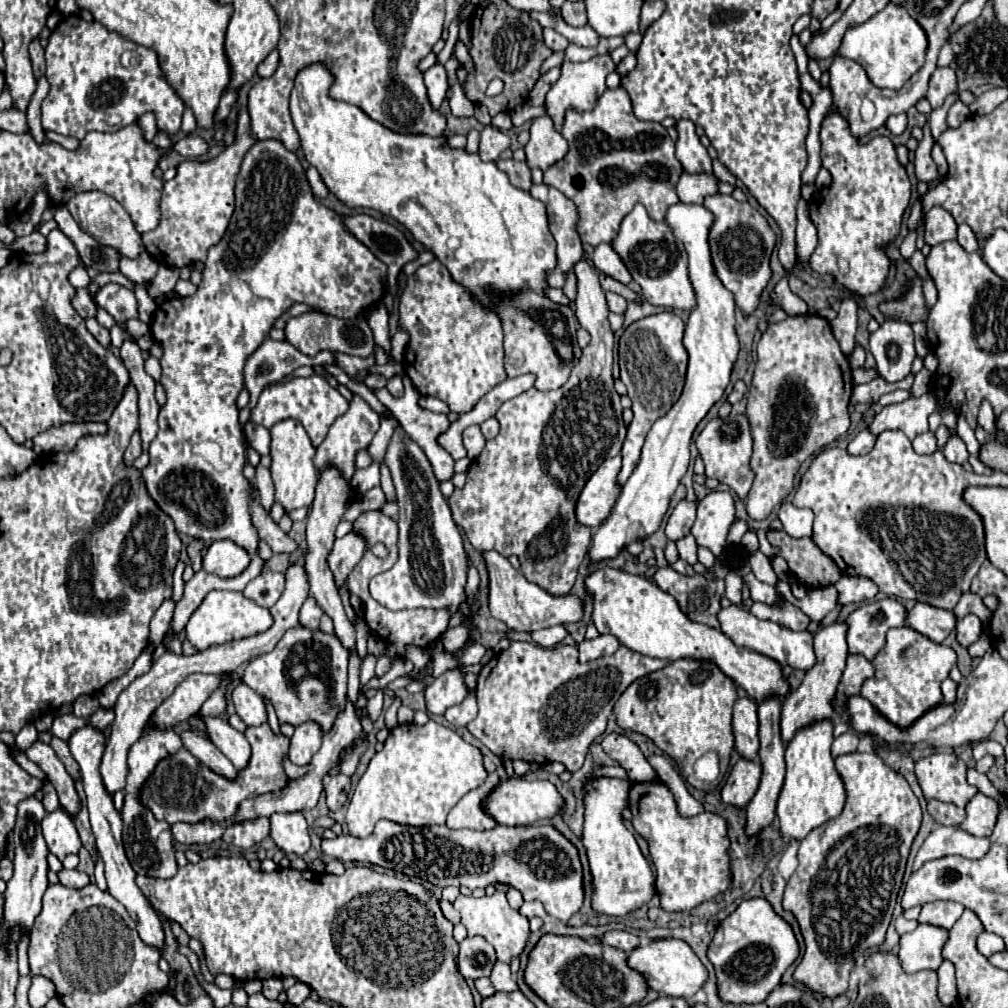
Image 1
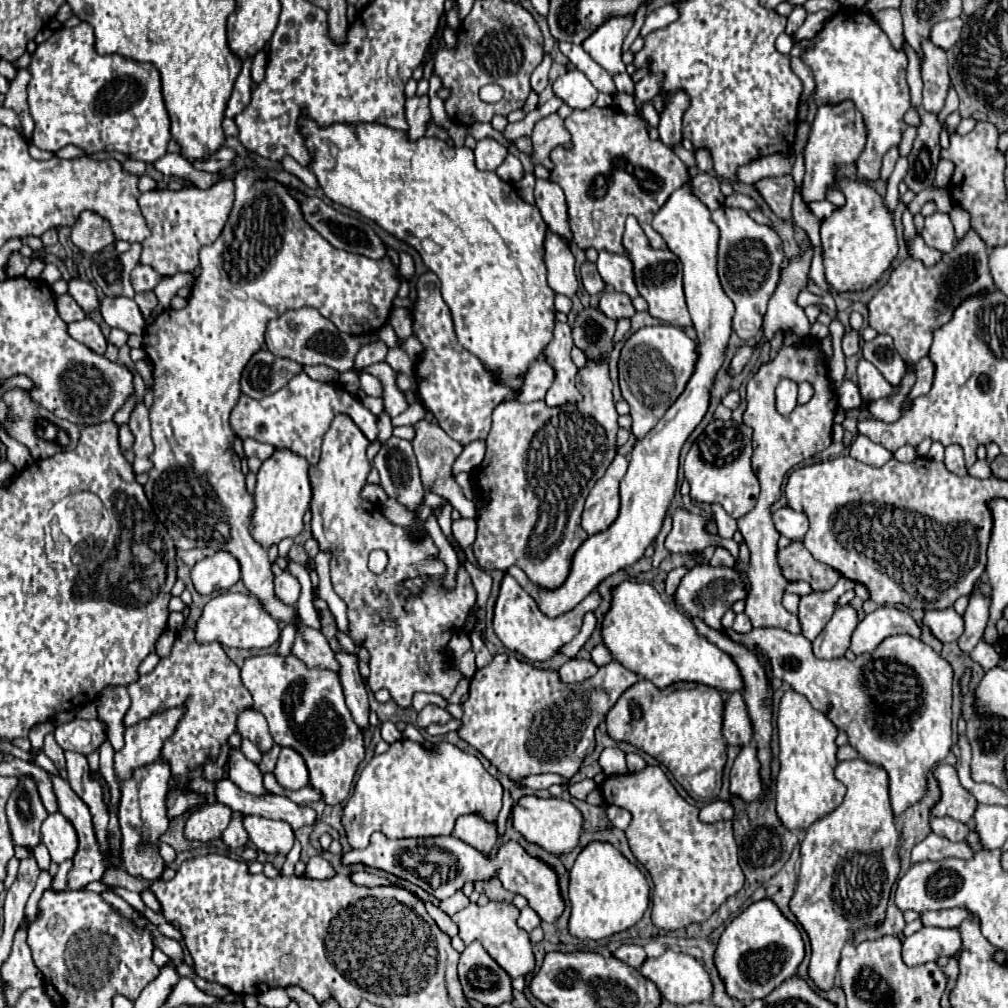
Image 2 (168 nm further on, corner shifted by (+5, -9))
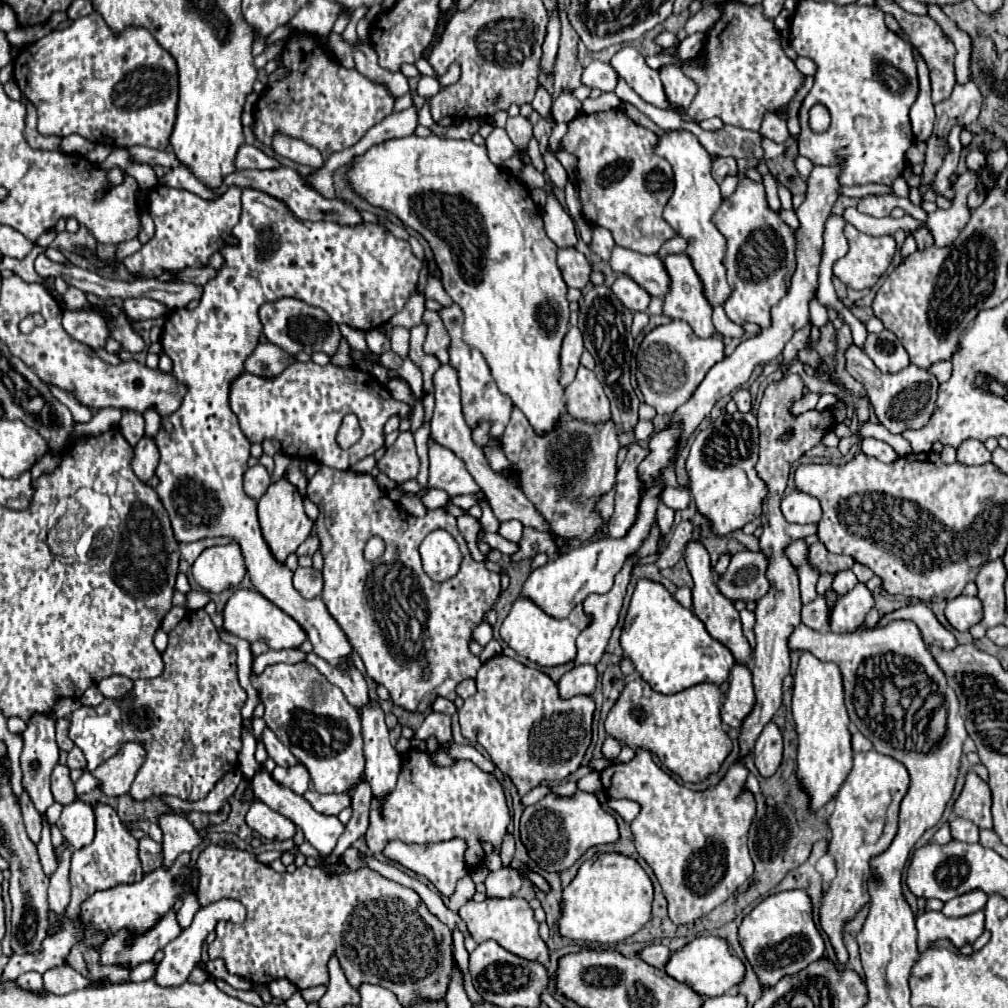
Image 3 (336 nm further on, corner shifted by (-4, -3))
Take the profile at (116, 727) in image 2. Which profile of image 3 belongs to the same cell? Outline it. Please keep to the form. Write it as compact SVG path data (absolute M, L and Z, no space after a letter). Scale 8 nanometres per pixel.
M110 675L110 677L104 677L100 683L98 683L98 689L104 697L112 697L112 699L120 699L124 695L128 695L132 687L132 681L122 677L122 675Z

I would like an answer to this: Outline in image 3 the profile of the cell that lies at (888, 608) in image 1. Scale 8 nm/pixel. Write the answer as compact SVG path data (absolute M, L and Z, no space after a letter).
M916 603L916 605L902 607L898 611L892 611L892 613L884 615L880 623L888 623L890 619L906 619L906 621L916 623L916 627L920 629L922 639L928 645L938 645L938 647L942 647L946 651L950 651L950 649L954 649L958 645L956 637L948 629L942 627L942 623L934 617L934 613L924 603Z

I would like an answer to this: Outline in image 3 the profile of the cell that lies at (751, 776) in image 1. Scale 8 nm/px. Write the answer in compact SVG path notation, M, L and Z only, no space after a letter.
M770 721L756 739L756 747L754 747L754 763L762 777L774 775L774 771L780 767L782 751L784 751L782 731L774 721Z

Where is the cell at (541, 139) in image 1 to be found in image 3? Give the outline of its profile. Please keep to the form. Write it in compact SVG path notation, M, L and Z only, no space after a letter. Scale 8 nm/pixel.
M562 89L560 95L554 99L552 115L558 123L572 121L574 117L580 115L580 111L582 111L582 101L572 93L572 89Z

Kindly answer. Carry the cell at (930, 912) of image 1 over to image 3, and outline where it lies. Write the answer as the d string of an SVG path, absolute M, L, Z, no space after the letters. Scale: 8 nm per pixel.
M974 889L974 891L968 891L964 895L958 895L950 901L946 901L942 913L946 917L964 917L964 915L970 915L974 911L984 909L986 901L988 901L988 895L980 889Z

